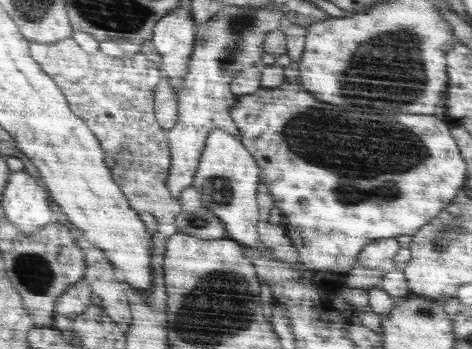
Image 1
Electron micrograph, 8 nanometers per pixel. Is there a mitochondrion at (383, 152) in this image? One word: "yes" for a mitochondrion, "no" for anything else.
yes

